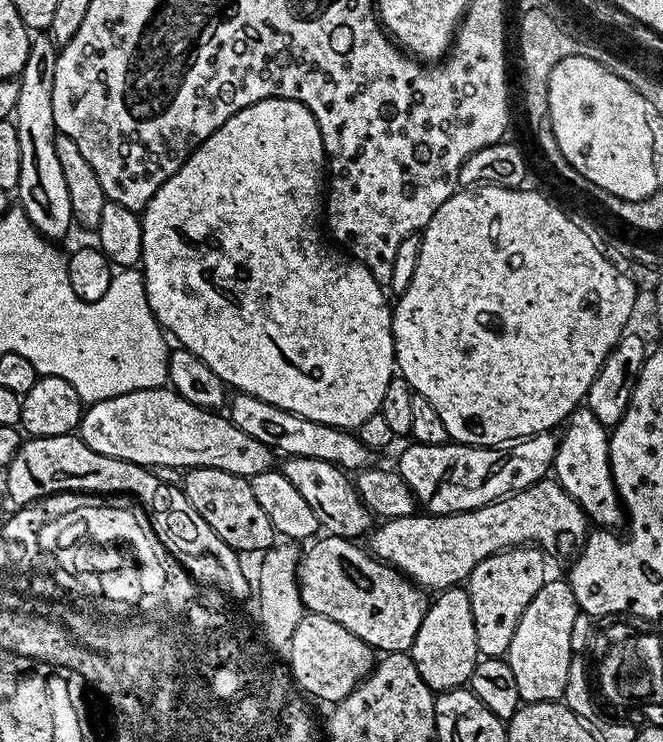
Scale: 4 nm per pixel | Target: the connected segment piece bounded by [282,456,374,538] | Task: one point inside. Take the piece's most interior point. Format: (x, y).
(330, 491)

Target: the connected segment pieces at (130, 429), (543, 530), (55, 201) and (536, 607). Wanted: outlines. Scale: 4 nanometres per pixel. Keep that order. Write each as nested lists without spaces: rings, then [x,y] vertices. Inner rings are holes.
[[[168,386],[134,390],[87,405],[84,415],[80,417],[78,435],[82,443],[90,446],[90,450],[98,454],[143,464],[145,468],[153,465],[172,466],[179,470],[213,468],[226,470],[226,474],[238,474],[245,478],[271,472],[274,468],[272,464],[274,453],[271,448],[258,442],[258,438],[250,438],[250,434],[238,430],[238,426],[234,426],[227,415],[194,406],[194,402],[186,402],[186,398],[182,398]]]
[[[555,478],[542,479],[526,490],[511,492],[501,500],[495,500],[469,512],[453,512],[451,516],[417,514],[406,518],[384,520],[381,525],[378,528],[381,537],[404,536],[404,548],[381,547],[379,559],[391,562],[395,567],[401,569],[409,580],[416,581],[425,590],[433,590],[432,588],[443,590],[467,581],[468,575],[474,570],[474,566],[478,566],[478,562],[490,558],[495,552],[504,551],[506,548],[533,544],[549,557],[575,557],[587,542],[590,531],[590,524],[584,511],[580,509],[578,502],[574,502],[574,498],[570,498],[570,494],[566,490],[562,490],[562,486]]]
[[[36,34],[28,41],[26,66],[18,77],[20,90],[14,123],[18,130],[18,147],[22,170],[18,174],[15,195],[20,195],[19,207],[40,233],[53,242],[74,228],[70,190],[66,190],[66,174],[58,163],[57,130],[54,122],[54,66],[58,45],[51,35]]]
[[[545,579],[542,590],[530,598],[530,606],[522,610],[522,618],[518,618],[518,630],[514,630],[514,638],[510,638],[506,657],[510,670],[514,670],[514,679],[518,682],[518,694],[524,704],[551,704],[564,699],[566,678],[570,674],[570,662],[574,655],[570,646],[570,630],[574,630],[574,618],[578,615],[574,590],[567,579]]]

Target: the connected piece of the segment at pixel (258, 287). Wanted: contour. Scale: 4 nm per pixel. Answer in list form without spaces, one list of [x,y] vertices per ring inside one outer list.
[[[263,100],[262,102],[254,102],[250,106],[246,106],[242,110],[238,110],[238,114],[234,114],[234,118],[230,118],[222,126],[218,126],[218,130],[214,130],[214,134],[210,134],[210,138],[206,138],[197,146],[194,151],[188,155],[187,162],[182,165],[176,173],[170,178],[166,178],[166,182],[162,182],[162,186],[154,194],[154,198],[150,198],[150,202],[144,207],[144,211],[140,216],[140,225],[142,226],[142,254],[140,255],[140,264],[144,268],[144,280],[142,287],[146,290],[146,298],[150,310],[155,314],[156,320],[161,329],[169,337],[176,339],[175,343],[181,348],[190,350],[194,354],[198,354],[198,358],[202,358],[202,362],[206,362],[206,366],[210,366],[210,370],[214,370],[214,374],[218,374],[218,378],[222,378],[229,389],[236,392],[249,392],[251,396],[262,398],[266,402],[270,402],[274,406],[278,406],[287,412],[298,414],[302,418],[310,418],[319,424],[329,424],[331,428],[342,428],[345,430],[355,430],[359,428],[362,422],[366,422],[366,418],[370,418],[370,414],[380,411],[380,403],[382,402],[382,394],[386,394],[386,386],[392,381],[396,367],[396,351],[394,350],[394,338],[392,337],[392,308],[390,300],[384,297],[385,289],[374,278],[374,274],[370,274],[370,270],[366,270],[366,266],[362,266],[354,259],[347,255],[341,254],[339,251],[332,252],[333,245],[320,244],[320,228],[316,225],[316,215],[322,212],[322,181],[326,176],[326,157],[324,154],[324,143],[322,142],[322,134],[318,122],[314,118],[314,114],[305,104],[300,104],[296,100]]]

